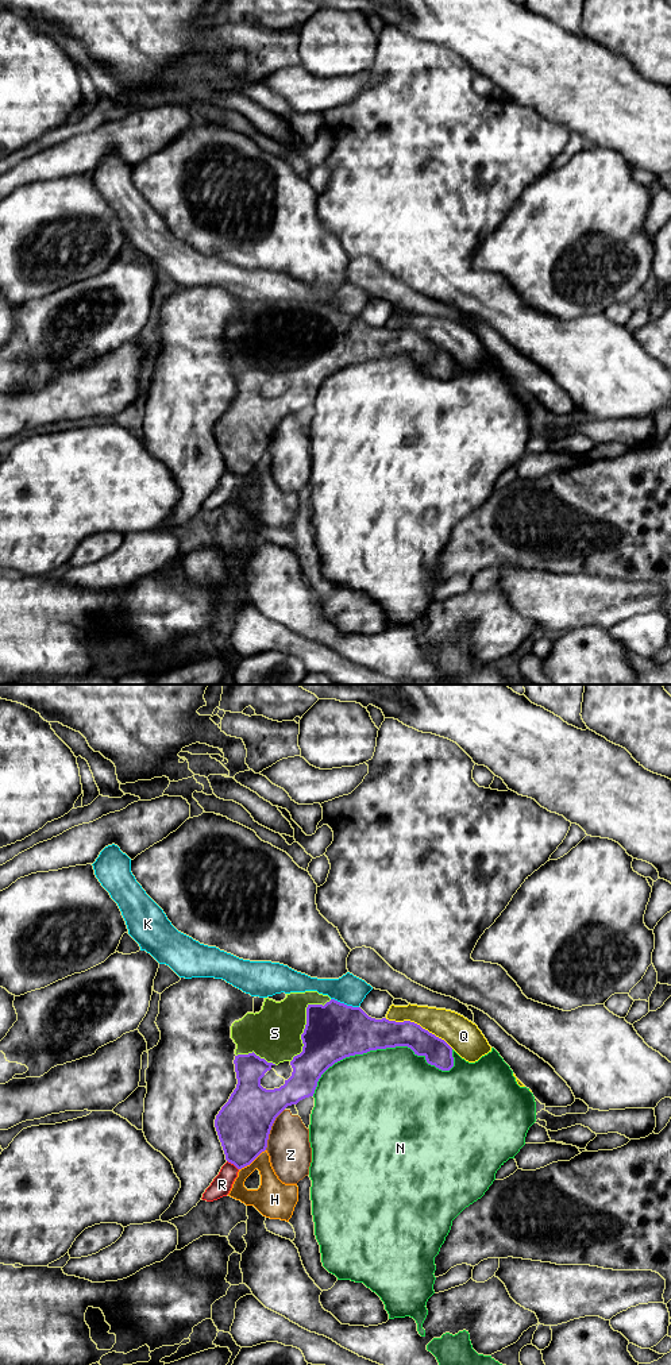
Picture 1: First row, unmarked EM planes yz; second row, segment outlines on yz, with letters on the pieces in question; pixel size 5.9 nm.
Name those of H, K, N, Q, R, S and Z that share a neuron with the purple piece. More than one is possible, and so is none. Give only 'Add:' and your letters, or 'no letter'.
Add: S

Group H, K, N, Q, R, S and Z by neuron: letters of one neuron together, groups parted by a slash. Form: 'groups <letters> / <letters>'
groups H / K / N / Q / R / S / Z

